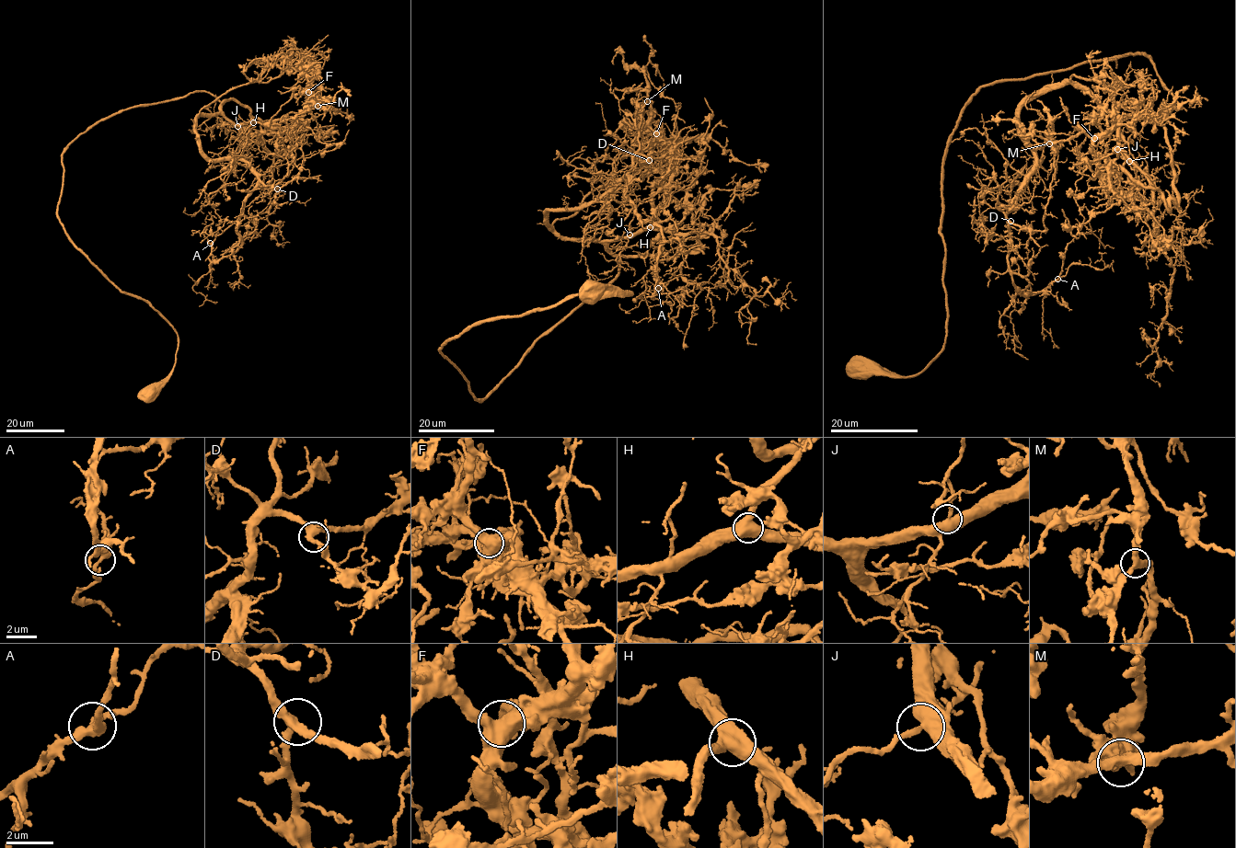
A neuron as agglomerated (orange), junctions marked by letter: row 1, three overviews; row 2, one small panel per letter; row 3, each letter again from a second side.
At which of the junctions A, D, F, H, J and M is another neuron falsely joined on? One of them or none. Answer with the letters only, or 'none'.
none

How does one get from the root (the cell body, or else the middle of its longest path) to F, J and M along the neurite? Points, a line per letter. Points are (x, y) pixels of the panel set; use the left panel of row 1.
F: (151, 393), (178, 334), (65, 232), (63, 153), (200, 90), (236, 124), (288, 128), (308, 92)
J: (151, 393), (170, 376), (178, 334), (65, 232), (56, 212), (63, 153), (100, 120), (200, 90), (237, 126)
M: (151, 393), (178, 334), (65, 232), (63, 153), (200, 90), (236, 124), (288, 128), (308, 91), (317, 106)

